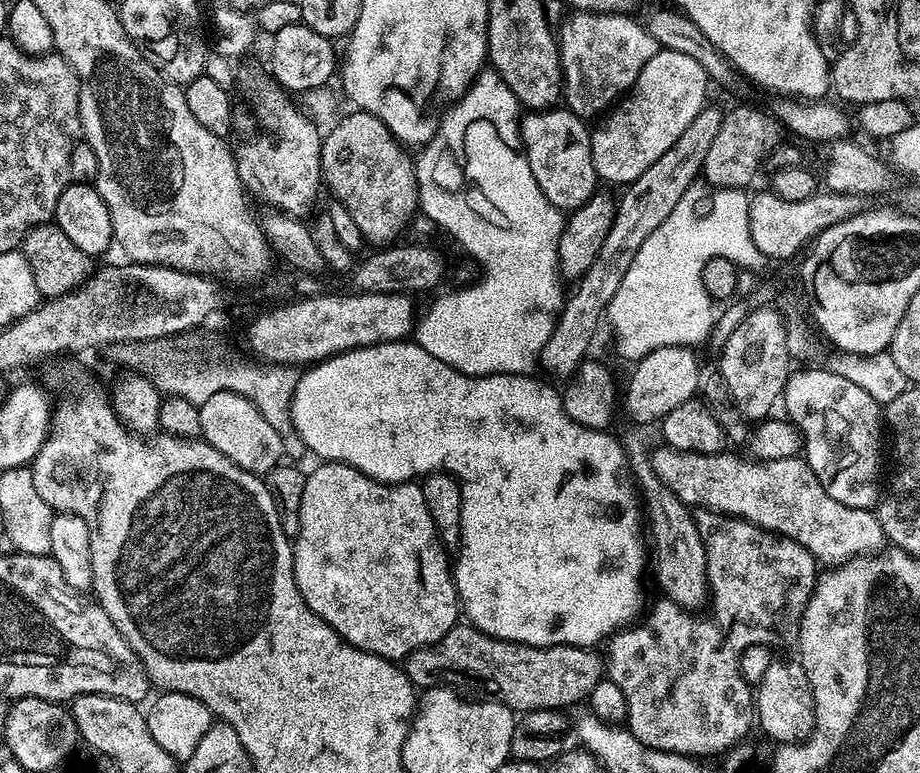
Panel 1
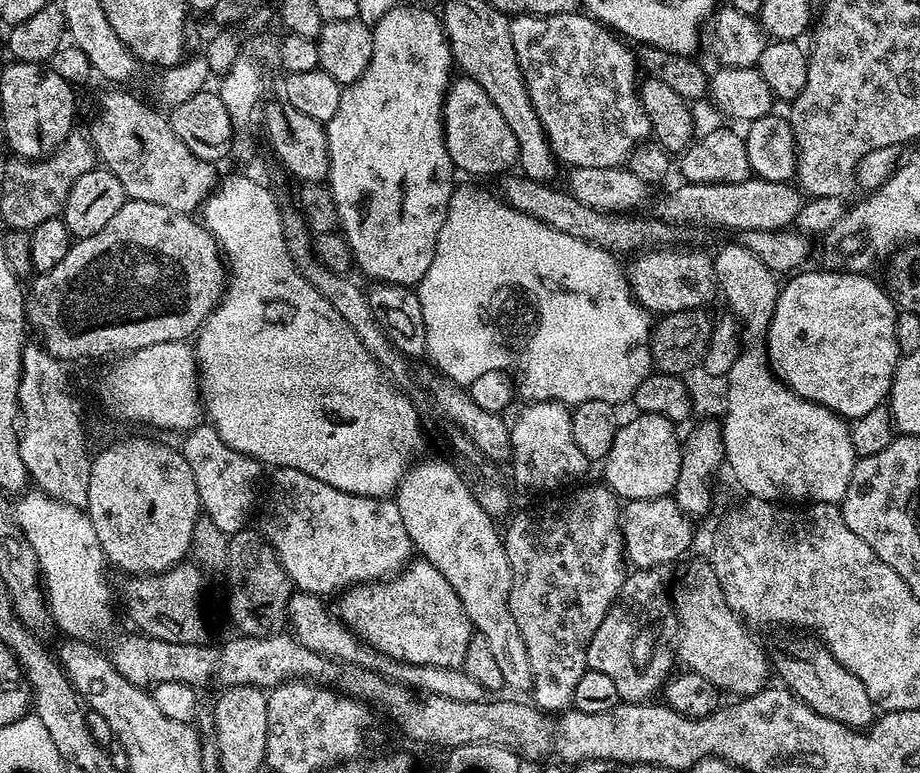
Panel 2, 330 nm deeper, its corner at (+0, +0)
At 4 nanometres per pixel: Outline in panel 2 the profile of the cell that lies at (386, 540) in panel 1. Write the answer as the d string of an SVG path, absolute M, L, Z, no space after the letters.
M413 559L387 582L361 582L341 591L338 599L340 623L375 652L401 664L451 668L463 665L466 646L470 646L474 634L472 622L458 594L454 594L454 586L429 560Z

